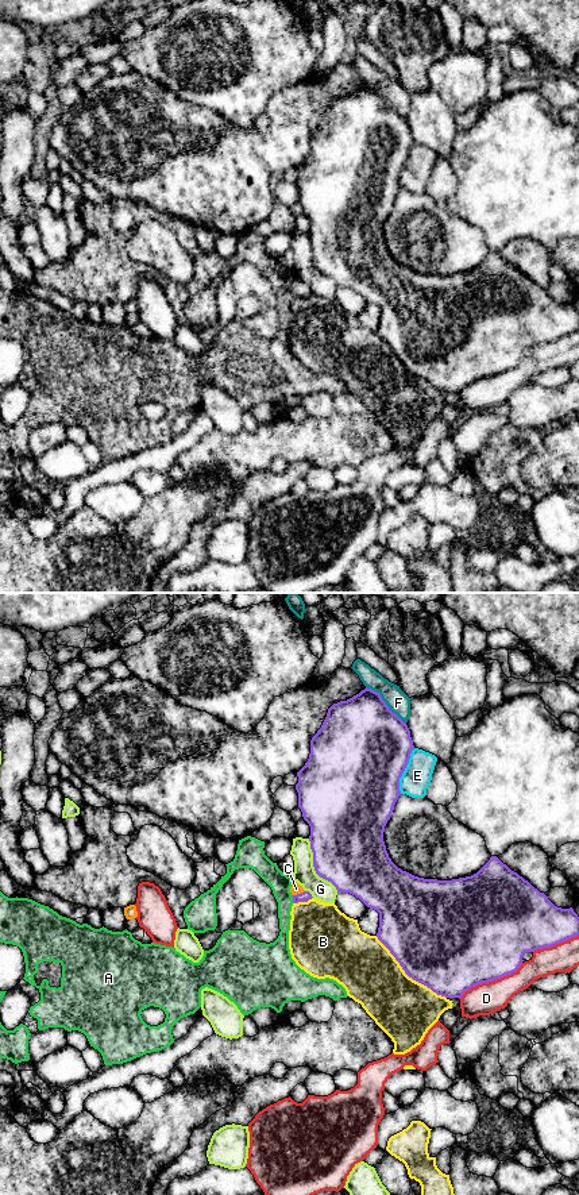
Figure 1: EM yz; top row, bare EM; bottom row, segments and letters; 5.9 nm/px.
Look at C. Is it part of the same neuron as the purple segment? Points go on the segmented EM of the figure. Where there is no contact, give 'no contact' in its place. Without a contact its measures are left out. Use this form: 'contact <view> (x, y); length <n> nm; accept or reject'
contact yz (297, 894); length 90 nm; accept

